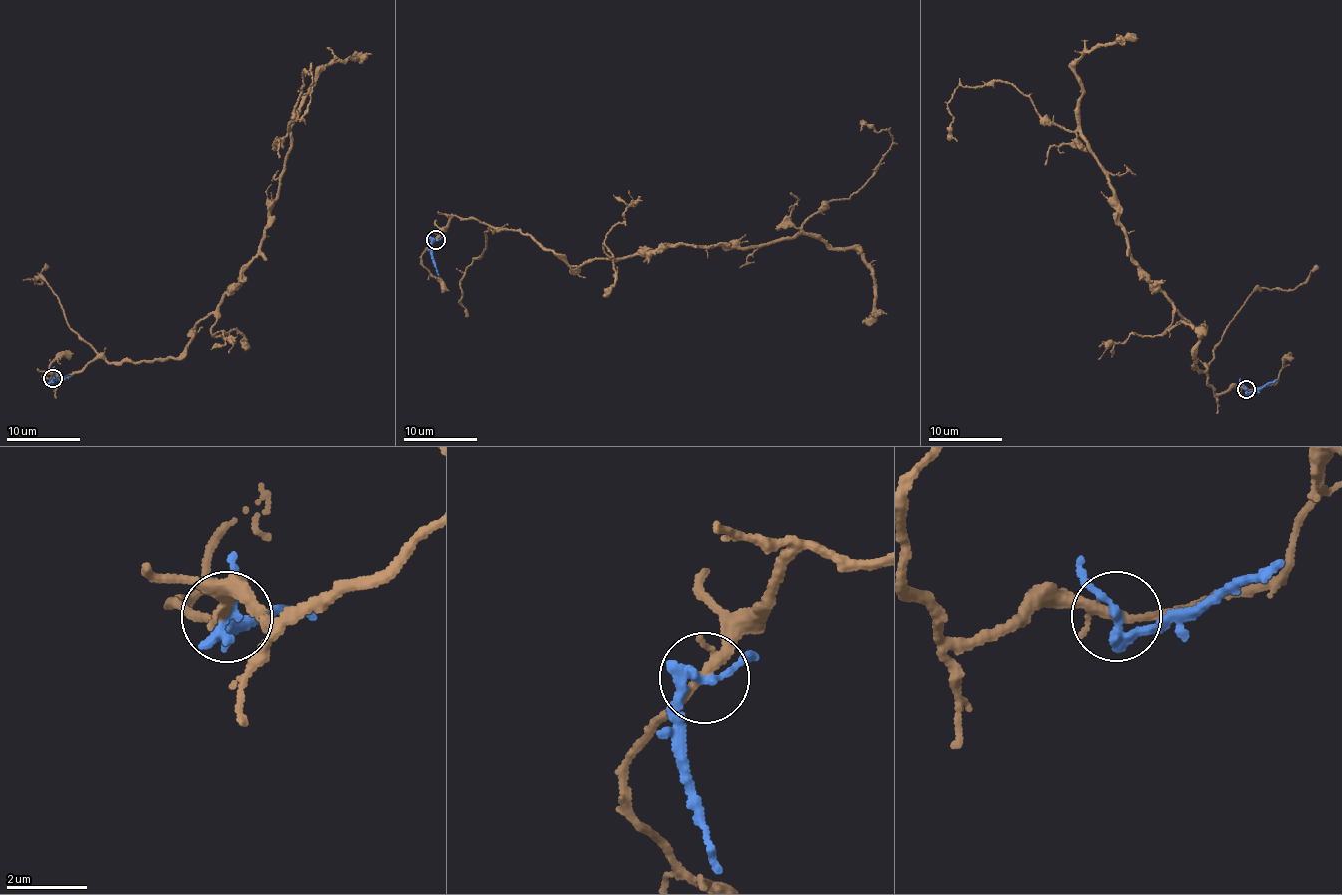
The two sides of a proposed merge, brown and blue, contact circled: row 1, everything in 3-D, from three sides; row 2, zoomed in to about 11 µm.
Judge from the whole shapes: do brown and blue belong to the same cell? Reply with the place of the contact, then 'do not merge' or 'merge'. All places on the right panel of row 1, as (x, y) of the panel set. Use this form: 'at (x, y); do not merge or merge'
at (1246, 389); do not merge

